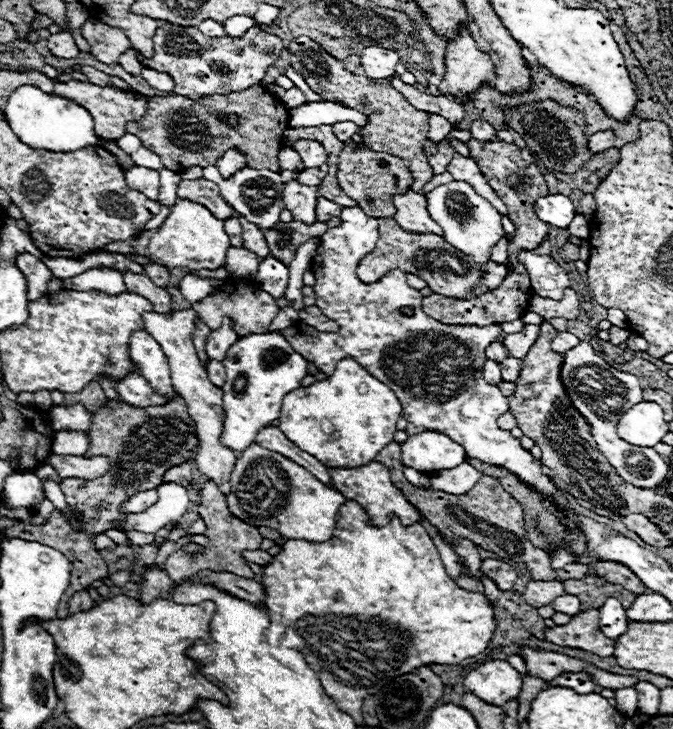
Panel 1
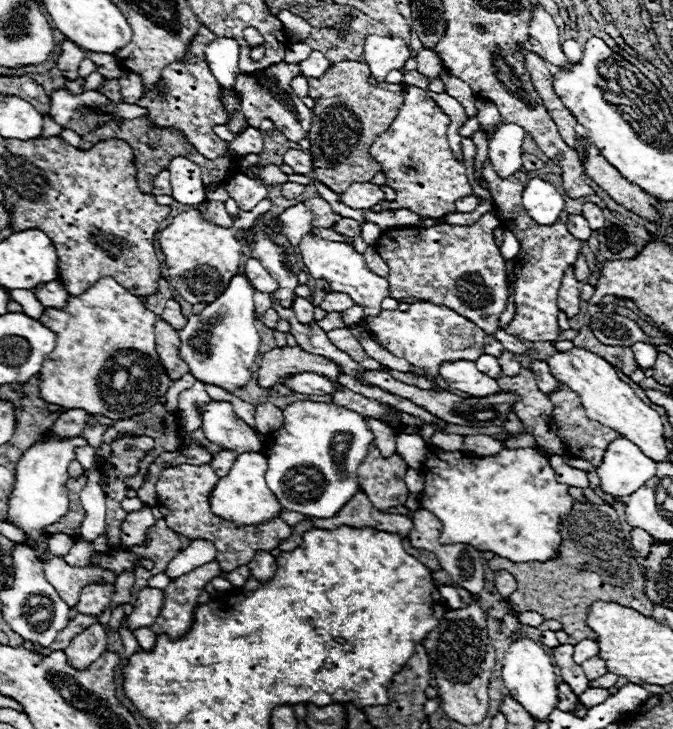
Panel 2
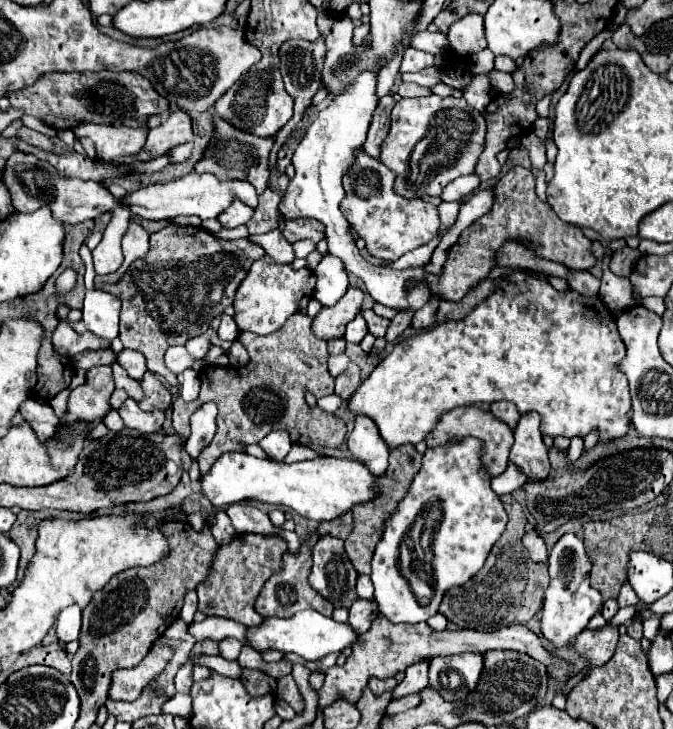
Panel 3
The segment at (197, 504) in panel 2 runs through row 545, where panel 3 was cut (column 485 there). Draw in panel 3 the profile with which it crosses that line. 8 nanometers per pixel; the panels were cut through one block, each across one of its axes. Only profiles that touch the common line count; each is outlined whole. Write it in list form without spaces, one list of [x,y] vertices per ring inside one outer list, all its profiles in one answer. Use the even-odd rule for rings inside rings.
[[[514,166],[496,182],[492,190],[494,206],[488,214],[480,216],[466,230],[462,230],[452,250],[448,250],[448,260],[442,268],[442,274],[436,276],[426,273],[424,276],[432,292],[438,292],[444,300],[454,302],[464,298],[468,290],[478,286],[480,280],[488,278],[496,266],[496,252],[506,242],[526,242],[534,254],[552,262],[562,262],[572,270],[588,270],[594,266],[596,258],[590,252],[590,240],[582,234],[580,228],[564,224],[552,212],[552,208],[542,204],[542,200],[536,196],[536,178],[532,170]]]

